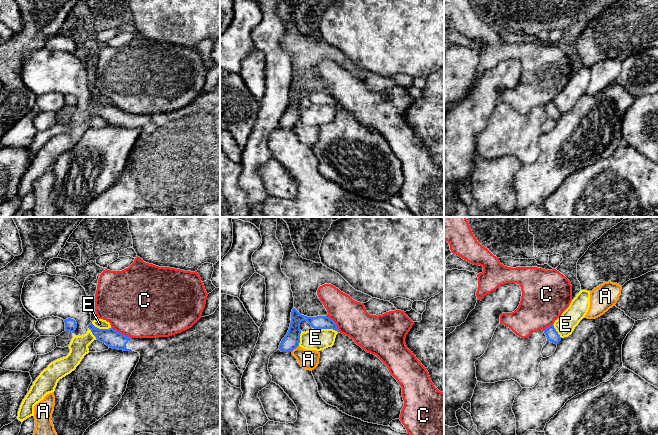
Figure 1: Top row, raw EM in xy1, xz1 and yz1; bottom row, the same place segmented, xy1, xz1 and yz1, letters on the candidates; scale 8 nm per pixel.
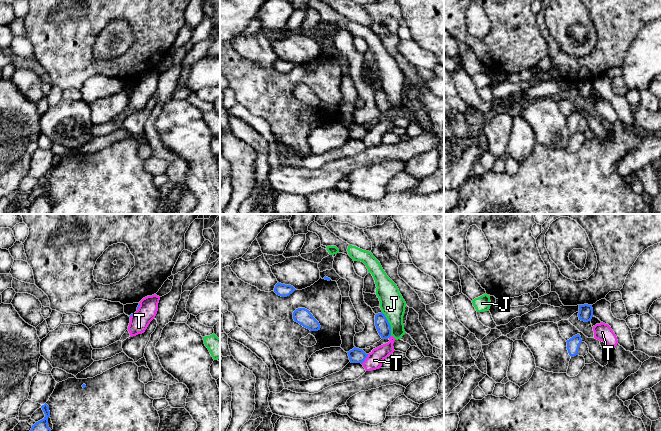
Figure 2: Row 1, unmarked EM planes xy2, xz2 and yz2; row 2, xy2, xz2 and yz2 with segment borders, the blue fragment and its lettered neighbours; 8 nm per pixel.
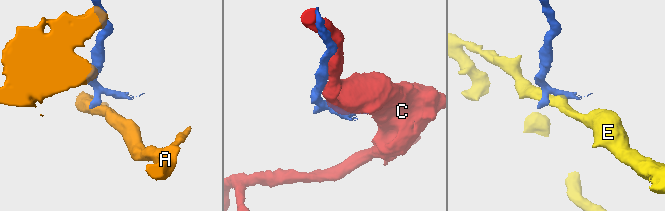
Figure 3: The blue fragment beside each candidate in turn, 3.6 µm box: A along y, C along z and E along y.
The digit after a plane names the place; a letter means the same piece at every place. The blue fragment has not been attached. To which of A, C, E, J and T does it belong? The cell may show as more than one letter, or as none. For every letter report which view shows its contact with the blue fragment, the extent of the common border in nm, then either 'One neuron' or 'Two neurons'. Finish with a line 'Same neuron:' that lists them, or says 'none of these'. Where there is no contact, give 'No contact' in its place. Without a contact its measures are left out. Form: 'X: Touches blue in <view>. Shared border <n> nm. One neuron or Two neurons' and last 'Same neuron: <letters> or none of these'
A: Touches blue in xz1. Shared border 80 nm. Two neurons
C: Touches blue in xy1. Shared border 190 nm. Two neurons
E: Touches blue in xz1. Shared border 220 nm. Two neurons
J: Touches blue in xz2. Shared border 200 nm. Two neurons
T: Touches blue in xz2. Shared border 100 nm. Two neurons
Same neuron: none of these

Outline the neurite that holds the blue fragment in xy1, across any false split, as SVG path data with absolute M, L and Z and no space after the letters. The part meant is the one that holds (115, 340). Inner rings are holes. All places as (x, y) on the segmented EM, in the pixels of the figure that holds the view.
M220 304L213 314L201 317L191 328L169 337L131 338L113 328L99 329L92 322L88 328L109 348L138 352L140 359L118 404L83 435L220 435Z

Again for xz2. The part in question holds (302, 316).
M305 308L296 309L293 312L293 319L310 331L318 331L321 328L319 322L313 317L310 311Z

